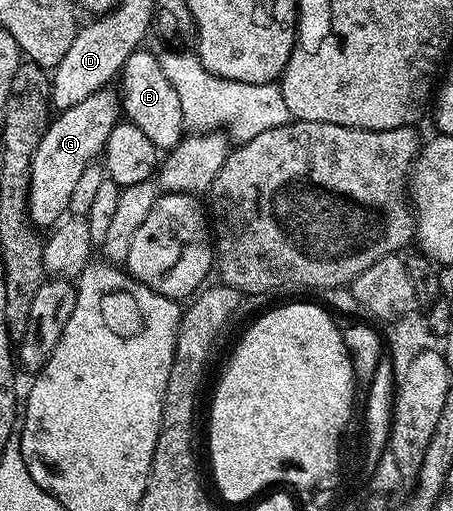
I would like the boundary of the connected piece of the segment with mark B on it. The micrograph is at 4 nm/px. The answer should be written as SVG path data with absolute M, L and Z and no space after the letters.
M141 48L132 53L118 75L119 93L122 95L122 114L131 125L147 136L153 148L167 152L180 143L186 134L186 123L182 116L182 103L178 100L178 92L174 92L174 84L166 80L166 72L162 68L159 57L151 54L148 48Z

